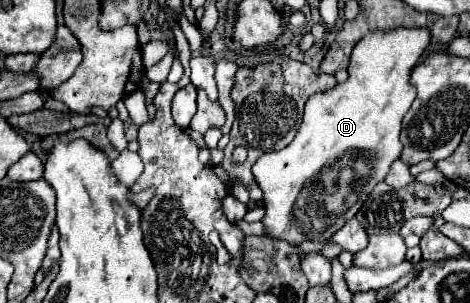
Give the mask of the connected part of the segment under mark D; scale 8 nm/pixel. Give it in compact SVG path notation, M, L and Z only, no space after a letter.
M388 30L366 34L352 50L348 80L336 84L332 90L312 94L308 98L304 118L294 140L278 152L260 156L252 168L256 182L264 192L266 216L262 218L262 224L266 226L268 236L284 238L290 244L300 244L302 240L328 240L358 212L360 206L348 208L340 214L340 218L306 214L306 206L298 206L298 194L320 168L334 164L334 160L346 152L364 152L372 158L374 174L370 178L370 186L386 178L392 162L402 154L402 118L416 96L416 88L410 84L410 70L416 66L426 48L428 30Z

